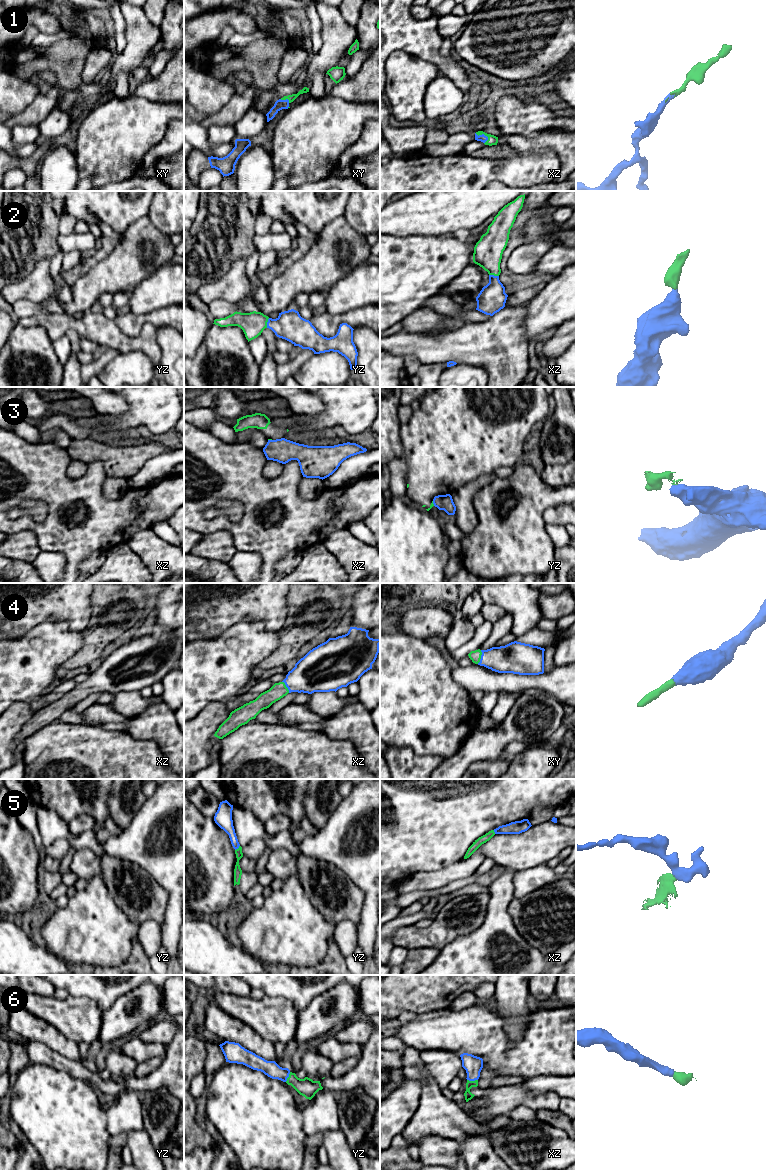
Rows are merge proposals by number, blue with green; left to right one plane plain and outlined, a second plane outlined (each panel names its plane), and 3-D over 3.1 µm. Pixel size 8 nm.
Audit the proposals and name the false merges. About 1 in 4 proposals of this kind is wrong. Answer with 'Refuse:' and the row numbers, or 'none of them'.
Refuse: 3, 5

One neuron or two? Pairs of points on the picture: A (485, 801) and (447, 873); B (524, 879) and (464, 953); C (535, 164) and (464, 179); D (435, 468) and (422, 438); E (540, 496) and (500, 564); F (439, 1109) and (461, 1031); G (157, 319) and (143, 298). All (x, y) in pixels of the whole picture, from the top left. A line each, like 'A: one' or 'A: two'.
A: two
B: two
C: one
D: one
E: one
F: two
G: two

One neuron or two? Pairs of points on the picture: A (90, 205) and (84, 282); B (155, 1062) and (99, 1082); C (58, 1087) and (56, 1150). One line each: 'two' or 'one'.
A: two
B: two
C: one

